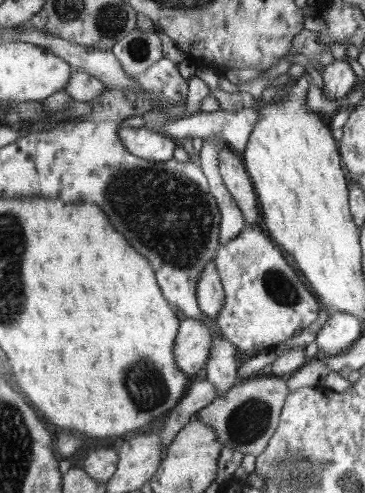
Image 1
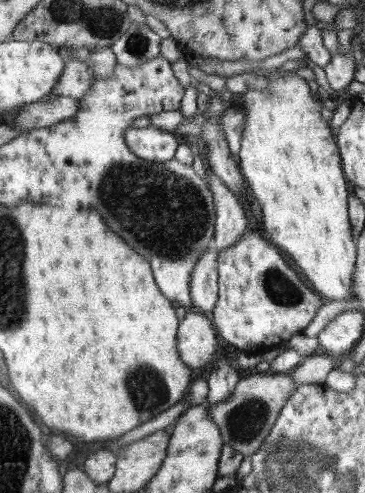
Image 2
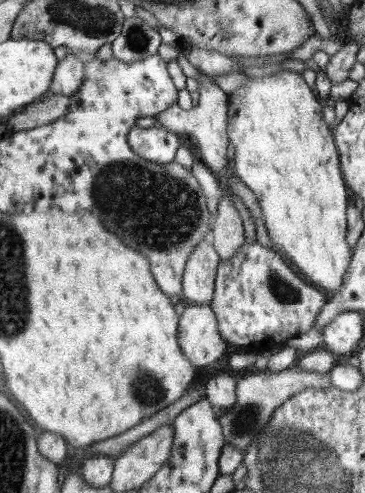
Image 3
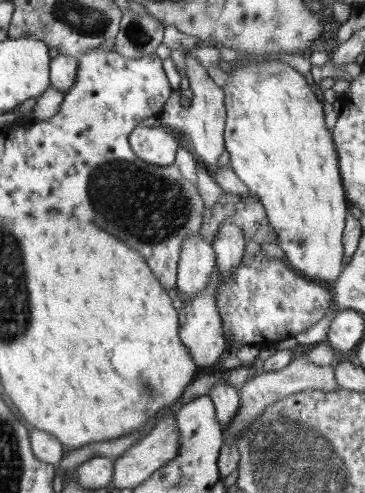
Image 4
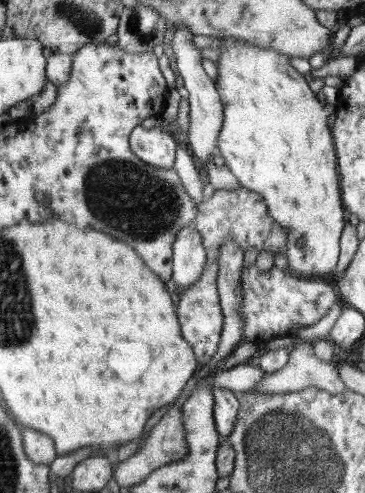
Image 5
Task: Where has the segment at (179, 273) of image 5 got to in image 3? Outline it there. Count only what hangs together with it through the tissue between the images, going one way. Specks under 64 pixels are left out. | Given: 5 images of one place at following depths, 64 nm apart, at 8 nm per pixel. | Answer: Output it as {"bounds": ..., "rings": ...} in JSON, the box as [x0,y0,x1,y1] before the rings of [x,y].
{"bounds":[181,240,219,304],"rings":[[[201,240],[193,248],[181,272],[181,296],[185,302],[211,304],[219,264],[219,254],[209,240]]]}

